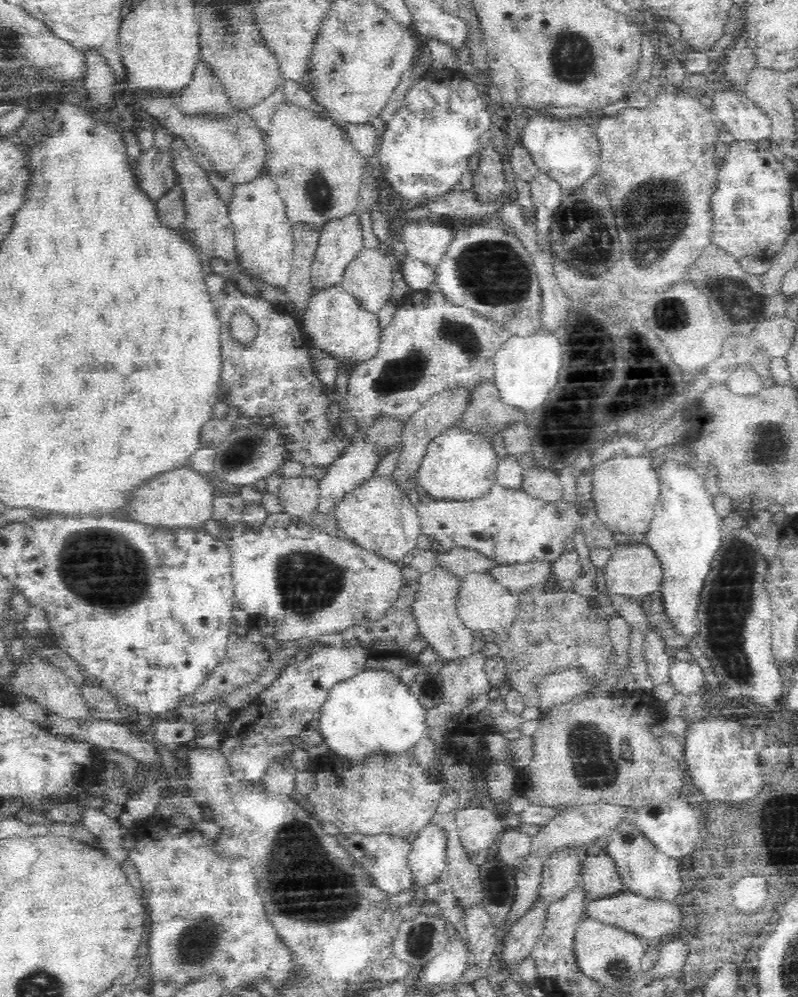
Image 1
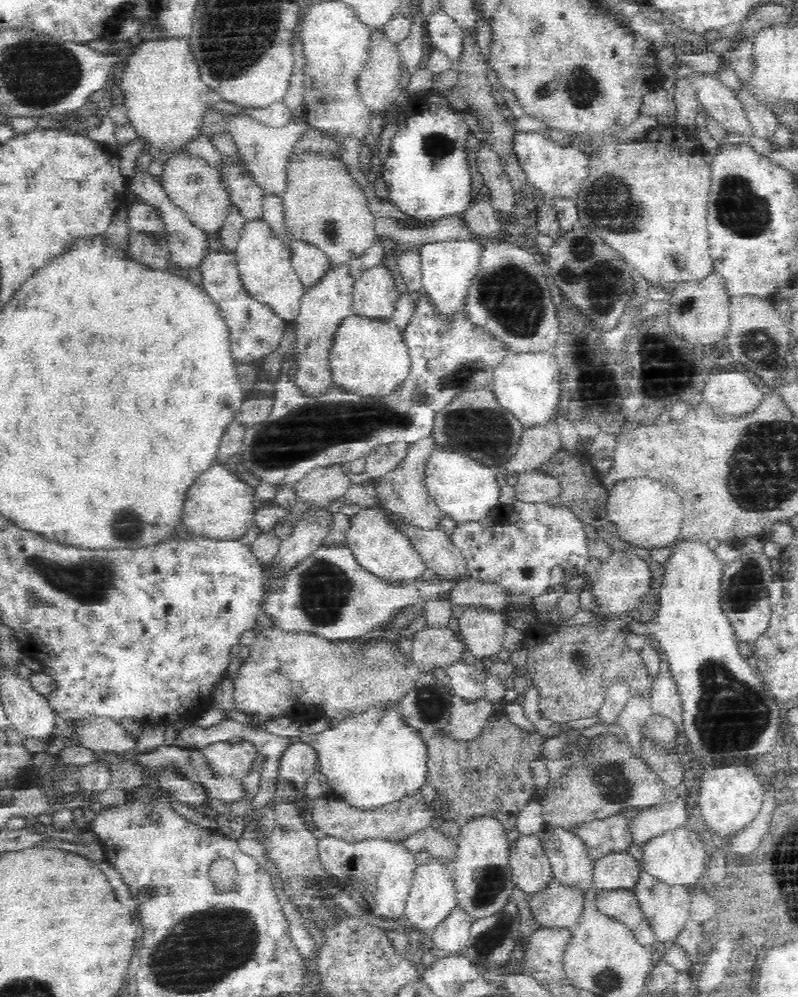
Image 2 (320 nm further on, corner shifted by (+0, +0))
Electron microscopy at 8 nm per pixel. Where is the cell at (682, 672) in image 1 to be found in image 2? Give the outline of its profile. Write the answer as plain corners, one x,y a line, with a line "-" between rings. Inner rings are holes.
659,650
658,657
660,666
654,675
650,690
652,710
670,717
676,727
682,726
684,707
682,707
682,695
678,683
674,681
665,653

